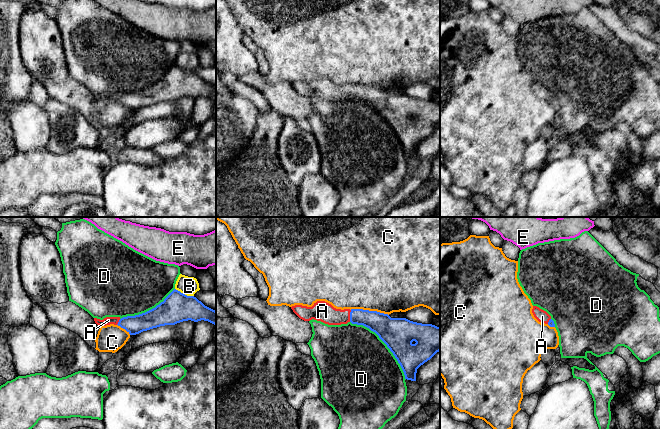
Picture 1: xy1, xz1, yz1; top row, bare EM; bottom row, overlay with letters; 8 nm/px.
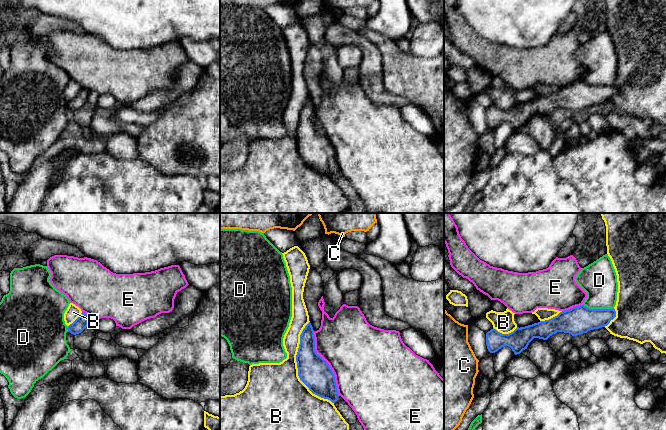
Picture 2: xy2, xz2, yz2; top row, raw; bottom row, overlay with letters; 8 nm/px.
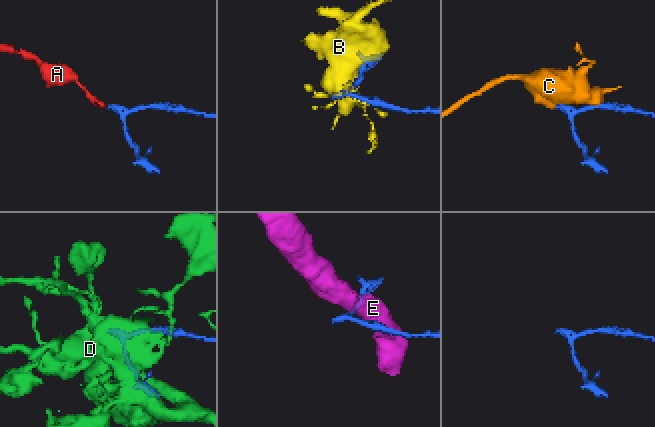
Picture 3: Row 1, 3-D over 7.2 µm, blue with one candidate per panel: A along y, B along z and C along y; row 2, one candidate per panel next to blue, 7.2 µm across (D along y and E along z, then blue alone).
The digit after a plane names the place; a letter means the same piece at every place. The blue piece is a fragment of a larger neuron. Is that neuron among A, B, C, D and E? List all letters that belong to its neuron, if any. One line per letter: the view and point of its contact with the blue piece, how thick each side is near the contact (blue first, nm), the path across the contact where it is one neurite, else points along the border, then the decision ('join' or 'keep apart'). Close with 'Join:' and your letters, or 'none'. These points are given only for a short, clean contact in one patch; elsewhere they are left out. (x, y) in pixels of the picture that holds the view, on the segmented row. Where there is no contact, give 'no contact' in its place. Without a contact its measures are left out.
A: contact xz1 (350, 316); calibres 170 and 160 nm; way xz1 (380, 323), (365, 317), (350, 316), (331, 316), (322, 311); join
B: contact xz2 (297, 367); calibres 240 and 420 nm; keep apart
C: contact xz1 (368, 310); calibres 220 and 500 nm; keep apart
D: contact xz1 (385, 343); calibres 260 and 500 nm; keep apart
E: contact xz2 (327, 363); calibres 240 and 480 nm; keep apart
Join: A

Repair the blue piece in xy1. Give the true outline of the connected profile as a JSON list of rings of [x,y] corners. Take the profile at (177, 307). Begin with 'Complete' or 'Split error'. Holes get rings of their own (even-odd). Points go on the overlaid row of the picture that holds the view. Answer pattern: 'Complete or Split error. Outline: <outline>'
Split error. Outline: [[[174,289],[155,308],[135,316],[94,318],[97,325],[118,325],[130,335],[165,325],[175,325],[183,321],[208,321],[216,325],[216,311],[205,306],[194,296],[187,296]]]

